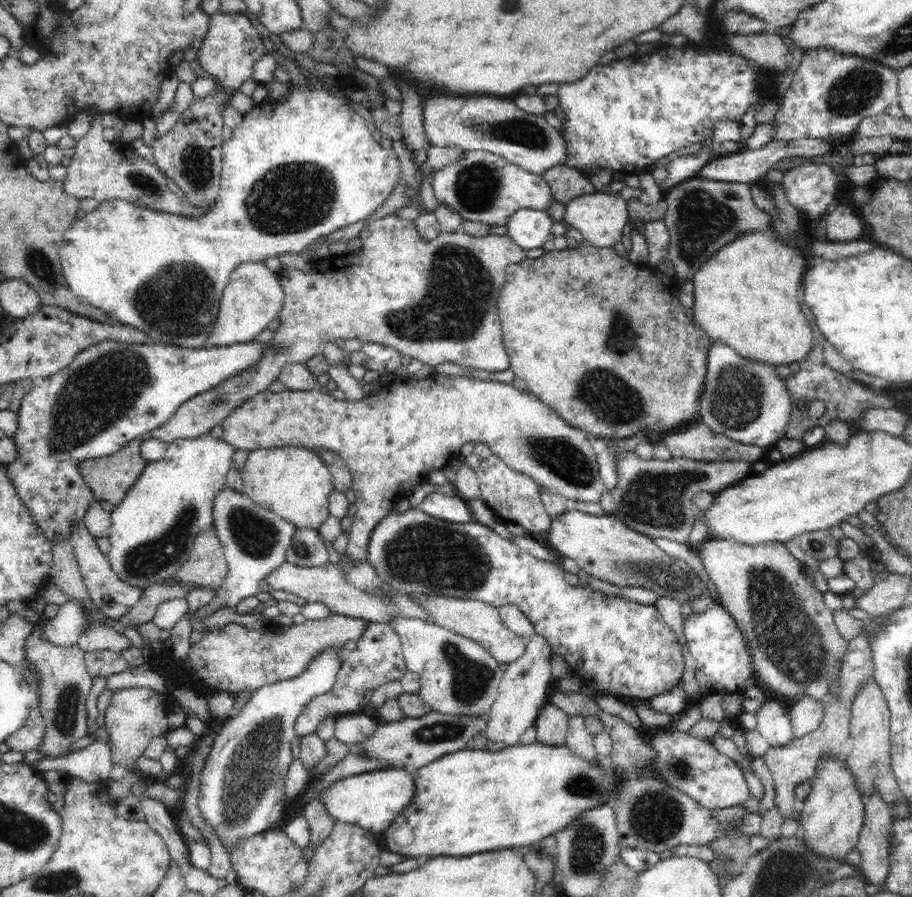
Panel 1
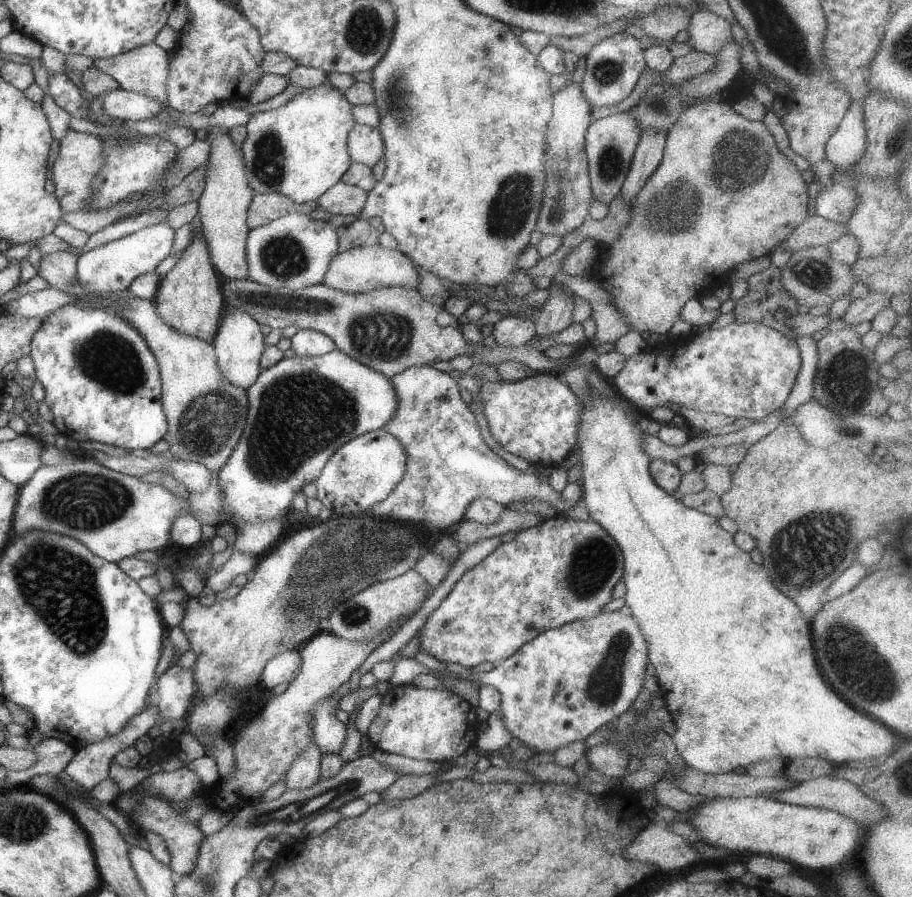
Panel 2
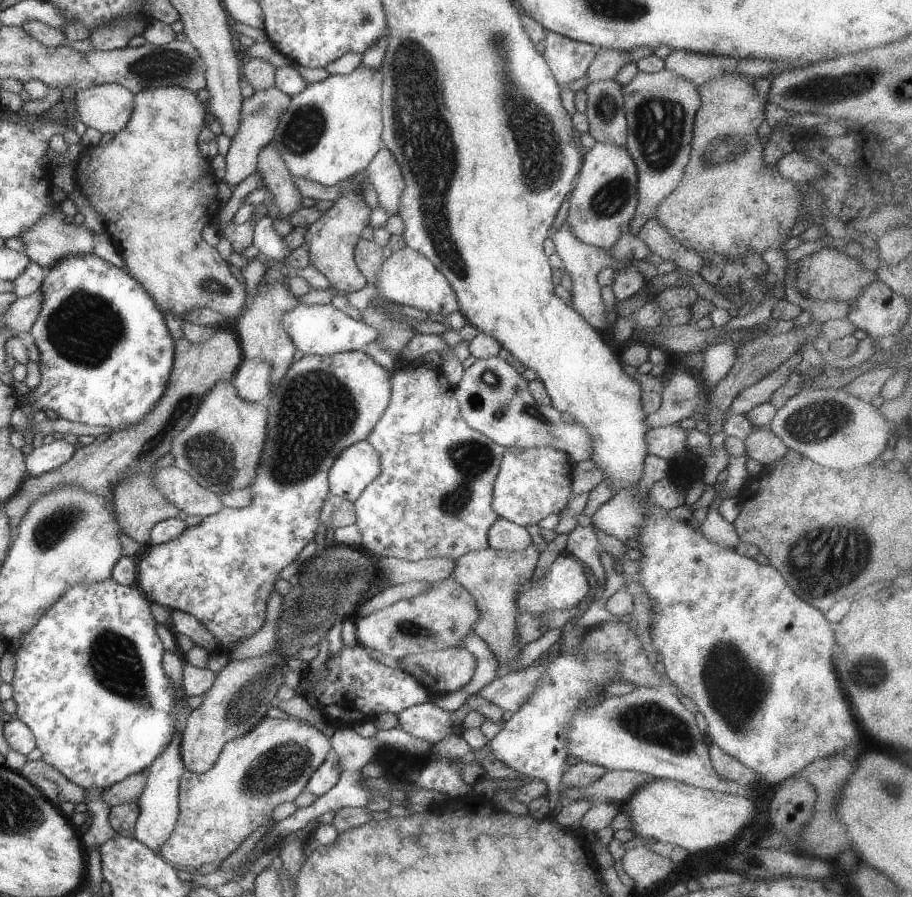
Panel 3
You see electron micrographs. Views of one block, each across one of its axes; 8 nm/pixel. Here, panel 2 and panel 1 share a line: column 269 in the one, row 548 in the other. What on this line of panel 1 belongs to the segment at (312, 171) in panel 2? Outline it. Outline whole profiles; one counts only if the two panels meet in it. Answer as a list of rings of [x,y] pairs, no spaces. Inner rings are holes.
[[[204,436],[174,442],[163,460],[148,462],[124,498],[109,513],[108,565],[120,582],[141,591],[173,577],[188,561],[198,533],[211,526],[214,496],[226,485],[234,447]]]

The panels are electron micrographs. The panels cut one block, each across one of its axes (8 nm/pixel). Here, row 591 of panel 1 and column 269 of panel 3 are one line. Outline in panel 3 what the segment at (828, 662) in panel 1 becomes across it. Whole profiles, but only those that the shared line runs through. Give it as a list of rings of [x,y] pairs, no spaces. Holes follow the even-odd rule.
[[[265,715],[249,732],[227,742],[207,772],[183,771],[177,795],[178,815],[169,838],[158,848],[159,854],[167,863],[191,870],[225,860],[253,830],[272,819],[275,806],[292,802],[299,795],[311,774],[323,764],[330,749],[329,739],[313,725],[301,722],[293,715],[275,719]]]

